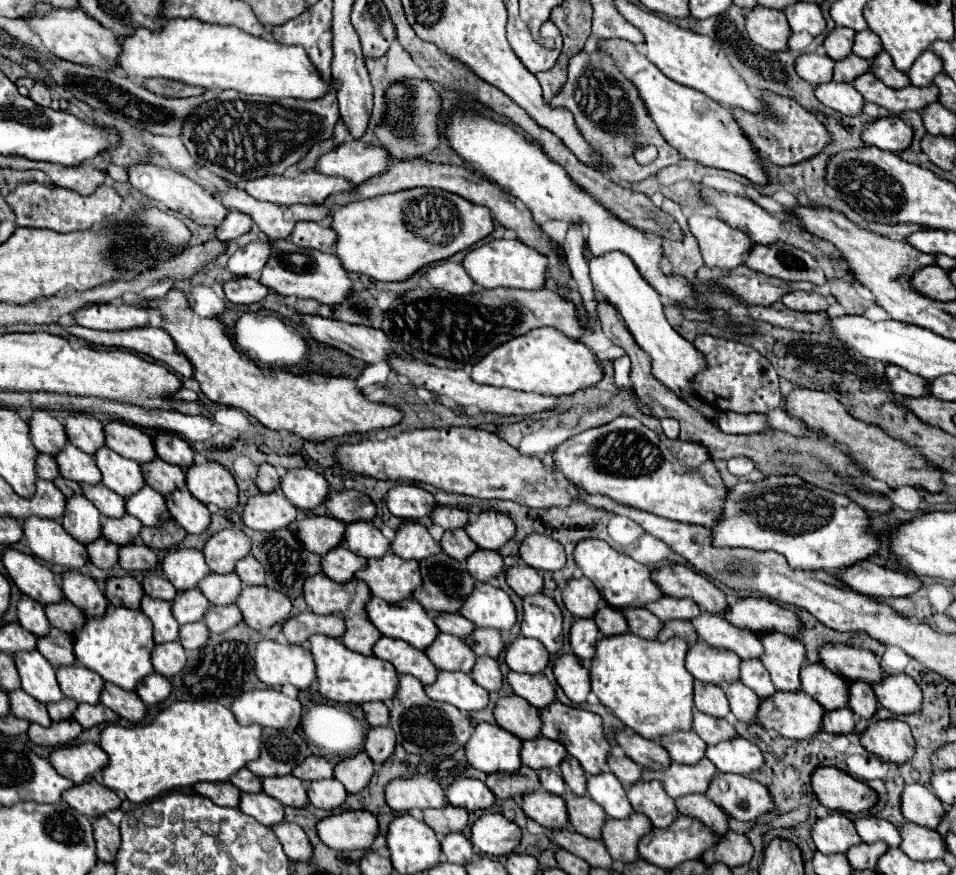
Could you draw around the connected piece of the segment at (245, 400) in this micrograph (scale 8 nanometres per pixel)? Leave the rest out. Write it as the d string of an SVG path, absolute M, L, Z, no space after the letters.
M169 290L165 298L153 300L151 304L163 312L163 330L171 334L177 348L191 360L195 368L193 378L199 382L201 392L213 402L245 410L269 430L287 430L301 440L321 444L339 436L397 426L403 420L403 412L397 406L369 402L357 382L345 374L293 374L285 368L255 364L243 352L235 350L233 340L225 334L223 322L193 314L181 290Z

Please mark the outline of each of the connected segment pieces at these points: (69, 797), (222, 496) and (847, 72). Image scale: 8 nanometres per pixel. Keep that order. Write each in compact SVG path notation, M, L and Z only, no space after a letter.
M87 778L83 784L75 784L61 796L71 808L79 810L87 818L105 816L109 810L121 806L121 798L97 782L97 778Z
M219 462L191 464L185 476L187 476L187 490L203 504L225 510L237 506L235 478Z
M847 56L839 62L835 62L833 68L833 80L835 82L853 82L857 76L869 72L869 60L863 60L859 56Z

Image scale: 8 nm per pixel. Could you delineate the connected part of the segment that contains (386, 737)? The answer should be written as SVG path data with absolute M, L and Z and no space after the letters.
M391 726L369 728L365 736L365 752L375 764L383 764L395 750L395 732Z

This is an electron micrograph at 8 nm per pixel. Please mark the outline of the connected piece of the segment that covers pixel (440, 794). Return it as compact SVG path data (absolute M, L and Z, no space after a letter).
M425 774L391 780L385 786L385 800L395 812L407 812L411 808L443 808L447 804L443 788Z

